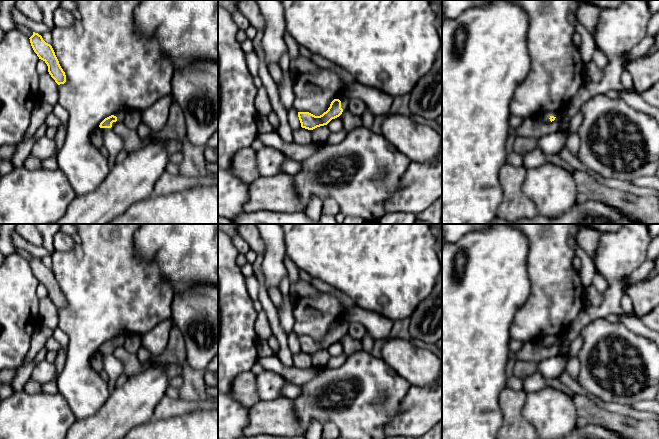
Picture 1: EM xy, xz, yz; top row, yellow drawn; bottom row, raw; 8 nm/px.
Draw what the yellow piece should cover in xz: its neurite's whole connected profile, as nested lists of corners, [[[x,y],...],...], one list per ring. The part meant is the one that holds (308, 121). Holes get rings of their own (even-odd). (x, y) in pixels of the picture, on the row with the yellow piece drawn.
[[[334,99],[328,110],[322,115],[315,116],[309,112],[298,112],[298,117],[302,128],[313,130],[317,127],[327,125],[332,119],[339,117],[342,112],[341,101]]]

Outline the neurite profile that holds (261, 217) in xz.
[[[242,211],[233,220],[234,224],[319,224],[311,220],[304,212],[279,213],[269,211]]]

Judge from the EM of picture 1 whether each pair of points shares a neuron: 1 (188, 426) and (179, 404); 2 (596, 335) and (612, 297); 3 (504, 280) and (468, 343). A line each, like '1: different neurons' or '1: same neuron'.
1: different neurons
2: different neurons
3: same neuron

